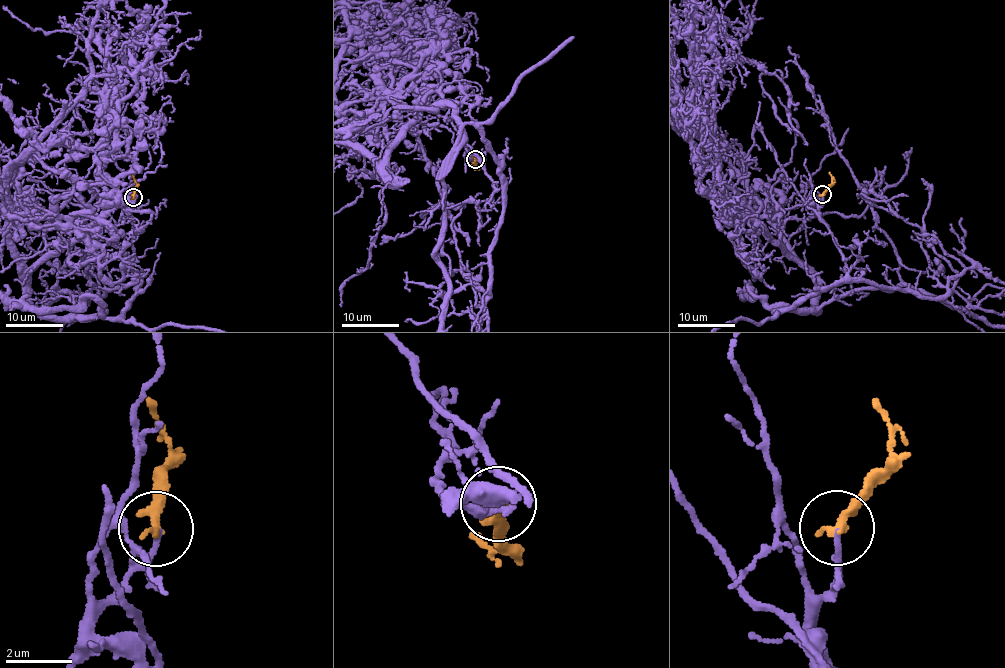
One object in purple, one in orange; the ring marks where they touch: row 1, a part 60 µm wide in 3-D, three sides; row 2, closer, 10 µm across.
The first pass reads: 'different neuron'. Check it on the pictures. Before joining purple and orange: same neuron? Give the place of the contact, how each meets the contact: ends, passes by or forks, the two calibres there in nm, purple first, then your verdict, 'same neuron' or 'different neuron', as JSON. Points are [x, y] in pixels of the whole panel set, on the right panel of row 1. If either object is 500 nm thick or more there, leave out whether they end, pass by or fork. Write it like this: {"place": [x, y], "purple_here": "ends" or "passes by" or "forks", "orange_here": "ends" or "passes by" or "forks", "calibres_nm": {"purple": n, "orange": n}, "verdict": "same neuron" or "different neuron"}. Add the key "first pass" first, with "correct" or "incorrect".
{"first pass": "incorrect", "place": [822, 194], "purple_here": "ends", "orange_here": "ends", "calibres_nm": {"purple": 140, "orange": 360}, "verdict": "same neuron"}

